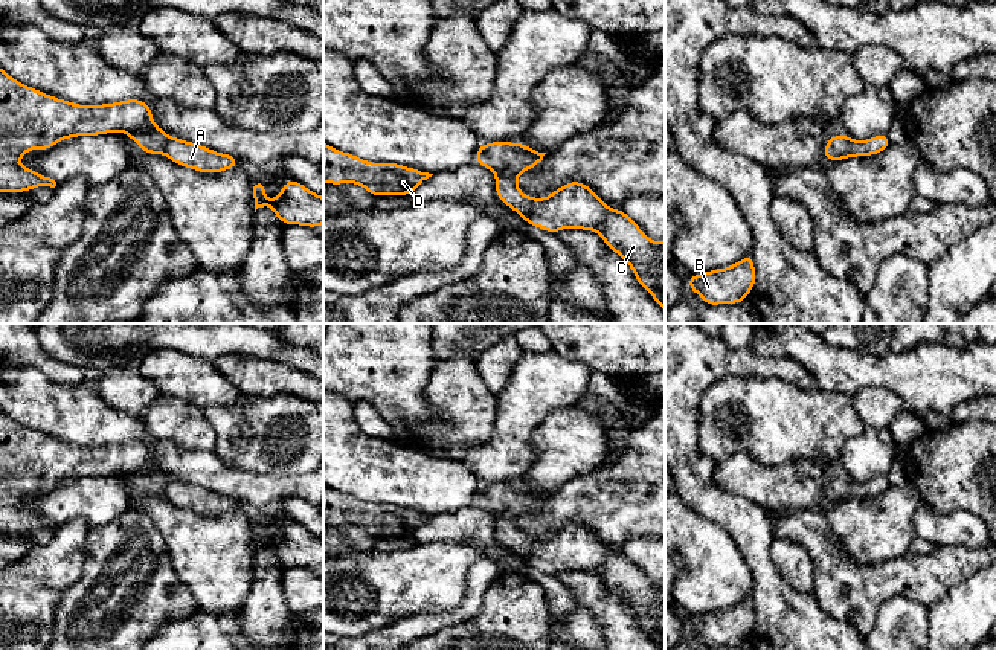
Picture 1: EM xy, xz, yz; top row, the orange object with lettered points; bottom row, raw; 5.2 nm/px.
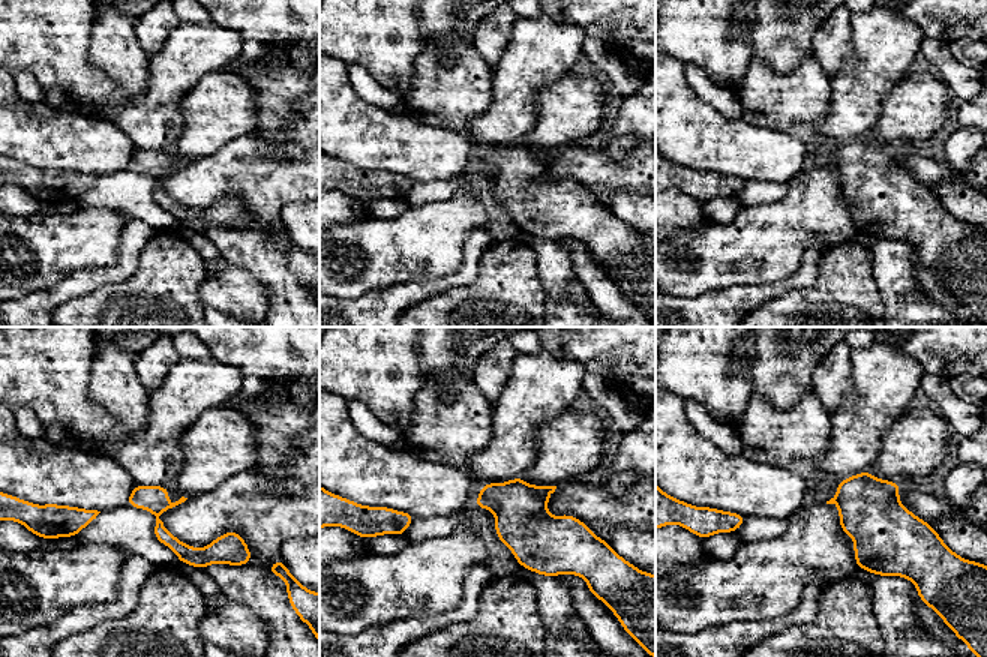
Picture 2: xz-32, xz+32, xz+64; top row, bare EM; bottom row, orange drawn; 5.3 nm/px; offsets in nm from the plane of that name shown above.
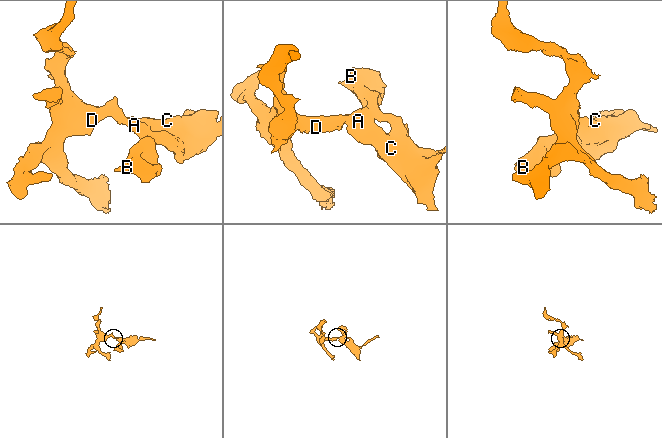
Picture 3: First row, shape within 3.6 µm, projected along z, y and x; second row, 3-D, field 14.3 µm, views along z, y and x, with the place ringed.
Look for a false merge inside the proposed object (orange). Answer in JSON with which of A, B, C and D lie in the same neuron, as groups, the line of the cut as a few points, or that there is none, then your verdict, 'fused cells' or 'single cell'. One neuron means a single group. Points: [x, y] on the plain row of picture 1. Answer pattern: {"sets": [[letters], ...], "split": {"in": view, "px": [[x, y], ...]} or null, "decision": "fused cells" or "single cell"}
{"sets": [["A", "B", "C", "D"]], "split": null, "decision": "single cell"}

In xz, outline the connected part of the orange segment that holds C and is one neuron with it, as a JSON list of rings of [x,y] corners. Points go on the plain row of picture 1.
[[[520,482],[491,484],[477,490],[474,504],[496,516],[497,540],[528,566],[551,575],[561,571],[598,574],[631,609],[638,626],[665,650],[665,583],[651,583],[624,552],[609,549],[590,528],[577,522],[545,540],[522,536],[517,519],[535,510],[545,496]]]

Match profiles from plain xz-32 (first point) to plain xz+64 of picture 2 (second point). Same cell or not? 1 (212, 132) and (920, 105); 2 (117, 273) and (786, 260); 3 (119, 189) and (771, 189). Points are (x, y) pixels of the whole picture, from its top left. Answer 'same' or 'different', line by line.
1: same
2: different
3: same

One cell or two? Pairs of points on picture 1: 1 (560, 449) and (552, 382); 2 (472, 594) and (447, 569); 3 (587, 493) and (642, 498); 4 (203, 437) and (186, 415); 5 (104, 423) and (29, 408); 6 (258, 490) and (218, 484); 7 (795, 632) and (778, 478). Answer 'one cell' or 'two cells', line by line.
1: two cells
2: two cells
3: one cell
4: one cell
5: one cell
6: one cell
7: two cells

